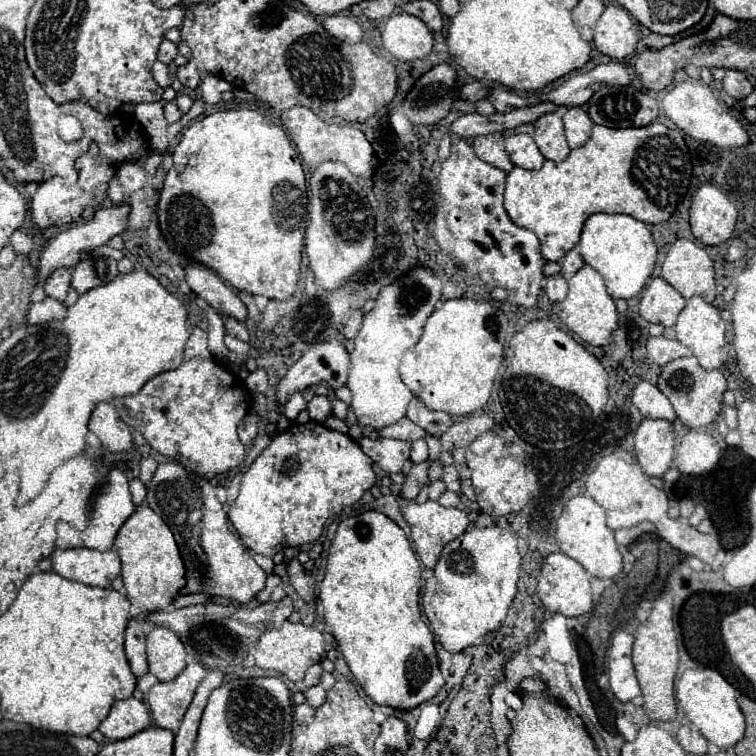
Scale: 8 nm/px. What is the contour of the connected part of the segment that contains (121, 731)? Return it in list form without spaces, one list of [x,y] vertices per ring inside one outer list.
[[[124,698],[114,702],[110,714],[102,720],[98,730],[110,740],[122,740],[148,728],[148,724],[150,716],[146,704],[136,698]]]

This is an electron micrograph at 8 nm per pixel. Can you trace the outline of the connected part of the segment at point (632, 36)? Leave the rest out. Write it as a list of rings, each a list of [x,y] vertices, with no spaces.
[[[608,4],[596,24],[594,44],[612,60],[624,60],[636,50],[640,32],[632,16],[620,4]]]

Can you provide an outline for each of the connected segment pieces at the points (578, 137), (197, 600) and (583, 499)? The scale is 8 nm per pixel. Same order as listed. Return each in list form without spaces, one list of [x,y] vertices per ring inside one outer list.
[[[566,106],[562,108],[562,120],[564,120],[564,130],[566,130],[566,140],[570,148],[582,146],[592,132],[594,122],[588,118],[588,114],[578,108],[578,106]]]
[[[186,594],[186,596],[178,596],[174,600],[176,606],[194,606],[194,604],[204,604],[208,598],[204,594]]]
[[[574,496],[568,500],[566,510],[558,518],[556,540],[560,550],[580,562],[584,570],[598,578],[614,578],[622,572],[622,554],[614,540],[614,532],[606,526],[606,510],[590,496]]]

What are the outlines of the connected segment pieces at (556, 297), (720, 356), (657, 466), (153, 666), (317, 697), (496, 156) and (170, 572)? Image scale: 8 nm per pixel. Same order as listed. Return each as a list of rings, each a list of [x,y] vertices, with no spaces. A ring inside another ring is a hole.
[[[560,274],[548,276],[548,280],[546,280],[546,294],[548,294],[550,302],[564,300],[566,294],[568,294],[568,282],[566,282],[566,278],[562,278]]]
[[[694,296],[688,300],[684,310],[678,314],[678,320],[674,324],[676,330],[676,340],[682,342],[692,350],[692,354],[698,358],[700,366],[704,370],[714,370],[720,368],[728,360],[728,346],[726,346],[726,328],[722,324],[722,318],[718,314],[717,308],[712,306],[712,302],[704,302],[700,296]]]
[[[644,418],[634,432],[634,452],[648,476],[664,476],[674,458],[672,422]]]
[[[154,626],[148,634],[146,652],[150,672],[162,682],[176,678],[186,666],[184,642],[166,626]]]
[[[316,684],[316,686],[312,686],[312,688],[306,690],[306,702],[308,702],[312,708],[322,706],[324,700],[326,700],[326,690],[324,690],[320,684]]]
[[[500,132],[474,138],[474,152],[478,154],[478,158],[482,158],[484,162],[488,162],[504,172],[510,172],[514,168],[512,160],[508,158],[508,154],[504,150],[504,136]]]
[[[136,506],[134,514],[122,524],[113,549],[122,560],[126,596],[134,606],[140,604],[146,610],[154,612],[172,604],[174,596],[178,596],[178,590],[184,586],[184,566],[172,530],[150,506]]]

